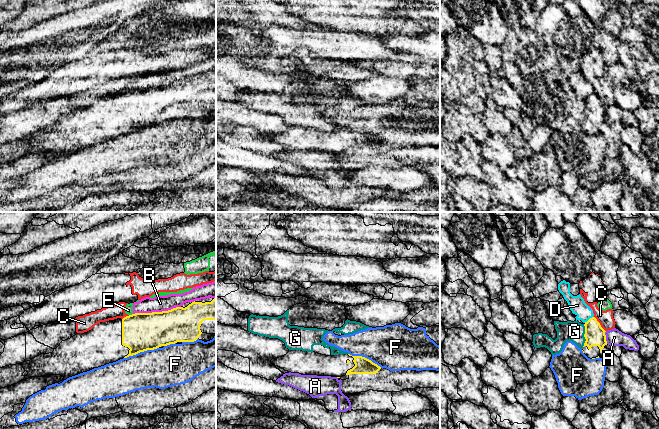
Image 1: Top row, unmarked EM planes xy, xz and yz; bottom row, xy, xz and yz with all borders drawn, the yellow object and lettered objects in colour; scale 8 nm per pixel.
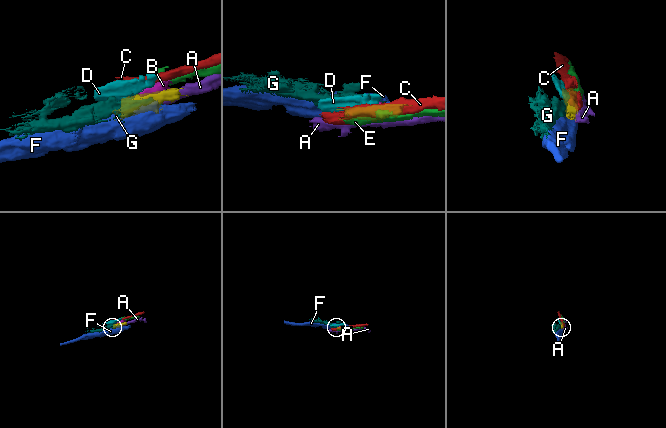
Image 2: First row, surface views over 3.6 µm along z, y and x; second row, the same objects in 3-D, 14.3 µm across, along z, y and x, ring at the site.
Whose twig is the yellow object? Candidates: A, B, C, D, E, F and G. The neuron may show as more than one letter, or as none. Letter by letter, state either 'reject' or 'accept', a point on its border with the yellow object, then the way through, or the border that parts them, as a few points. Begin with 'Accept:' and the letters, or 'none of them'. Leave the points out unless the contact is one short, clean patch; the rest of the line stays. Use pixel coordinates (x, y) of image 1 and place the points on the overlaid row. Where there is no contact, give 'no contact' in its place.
Accept: none of them
A: reject; meets yellow in yz at (605, 337)
B: reject; meets yellow in xy at (156, 312)
C: reject; meets yellow in yz at (599, 324); border along yz (594, 316), (605, 331)
D: reject; meets yellow in yz at (589, 319); border along yz (592, 316), (584, 322)
E: reject; meets yellow in xy at (130, 315); border along xy (132, 313), (129, 315)
F: reject; meets yellow in xy at (141, 351)
G: reject; meets yellow in yz at (584, 335)

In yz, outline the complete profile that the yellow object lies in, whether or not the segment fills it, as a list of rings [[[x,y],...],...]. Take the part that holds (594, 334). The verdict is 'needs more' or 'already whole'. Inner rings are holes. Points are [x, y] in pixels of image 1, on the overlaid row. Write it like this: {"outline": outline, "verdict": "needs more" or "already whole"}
{"outline": [[[595,317],[584,324],[586,339],[582,348],[583,353],[590,359],[599,358],[601,350],[607,345],[605,330]]], "verdict": "needs more"}

